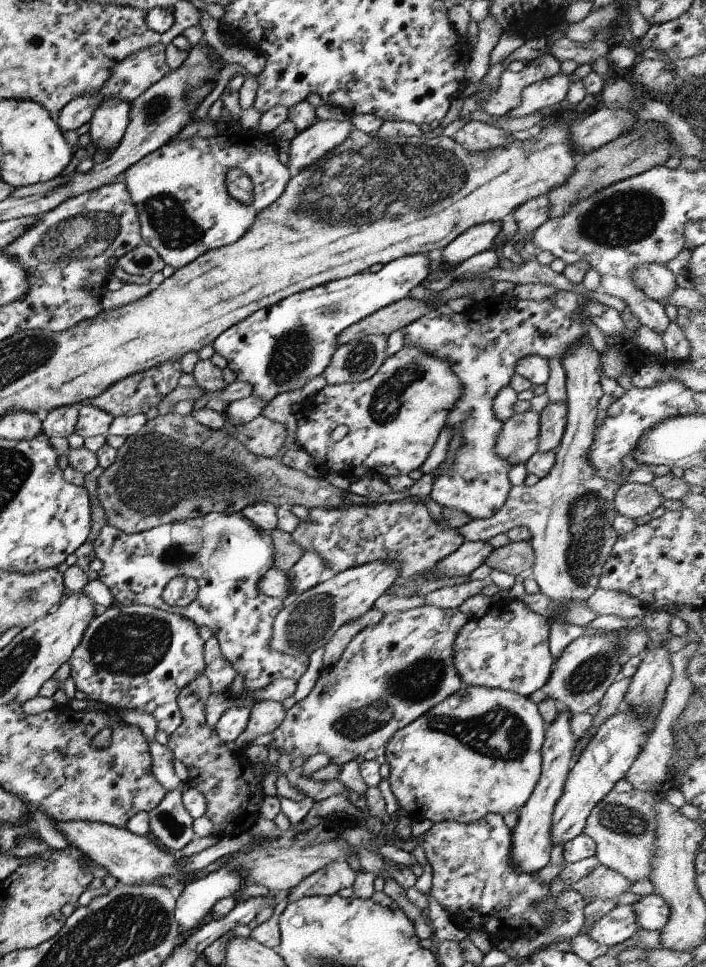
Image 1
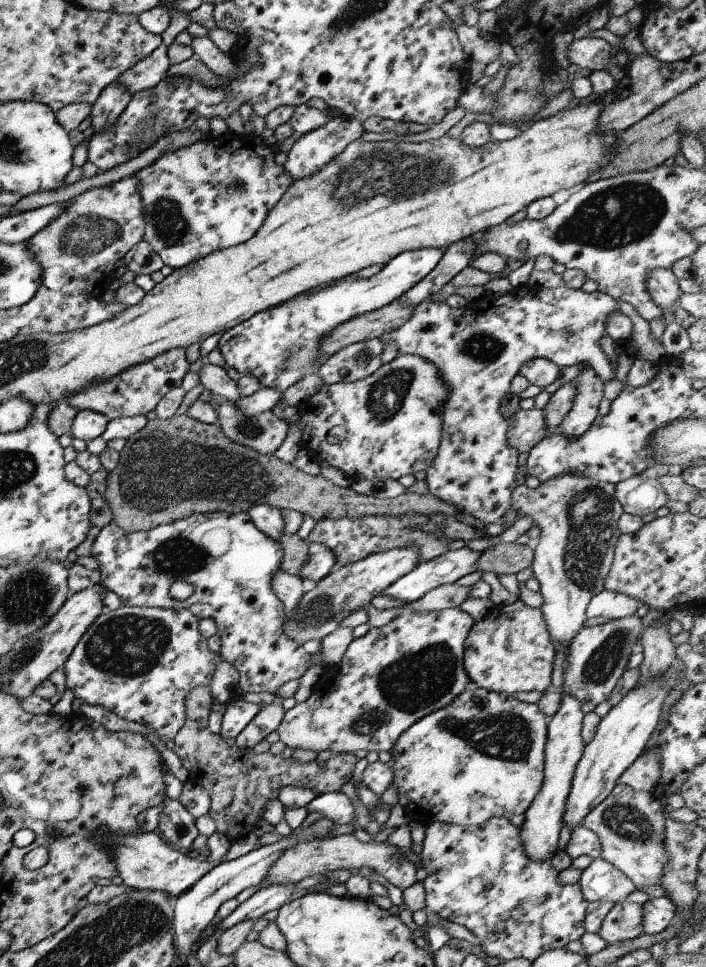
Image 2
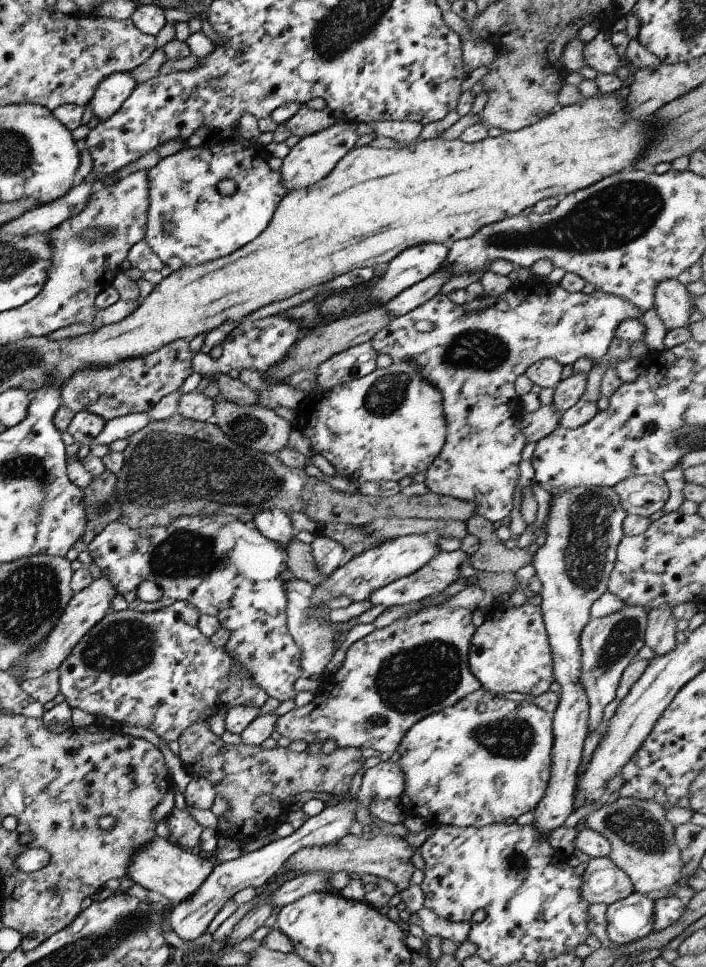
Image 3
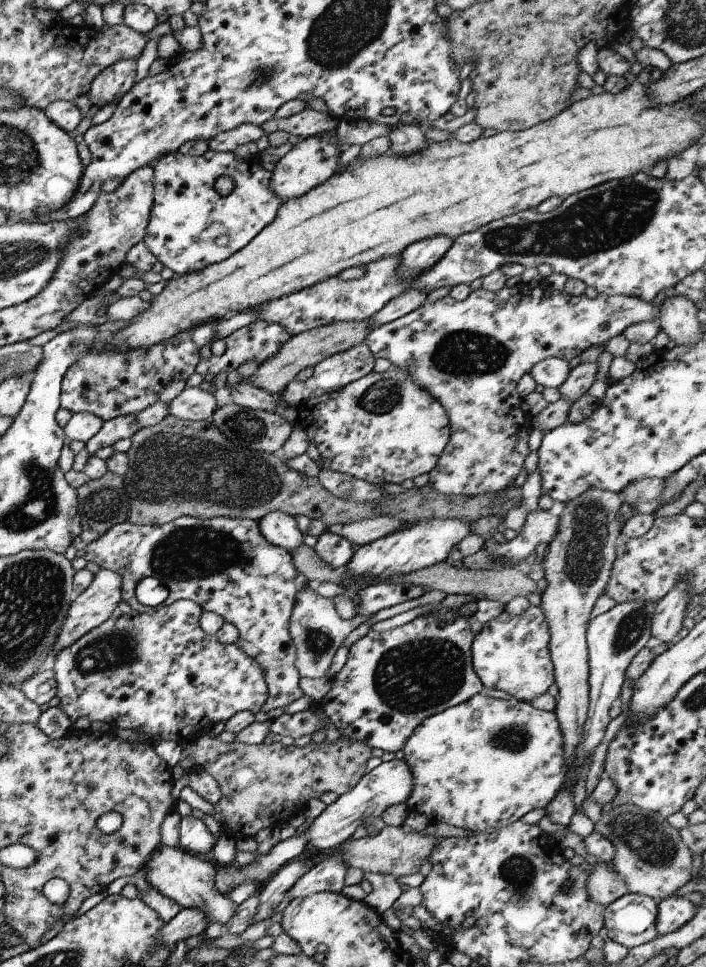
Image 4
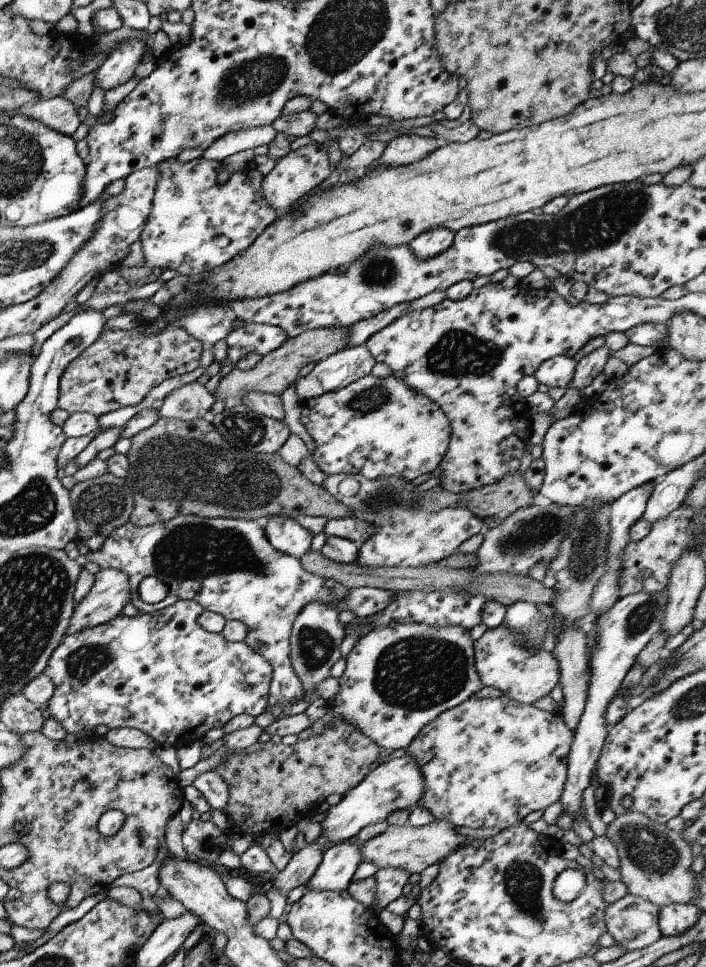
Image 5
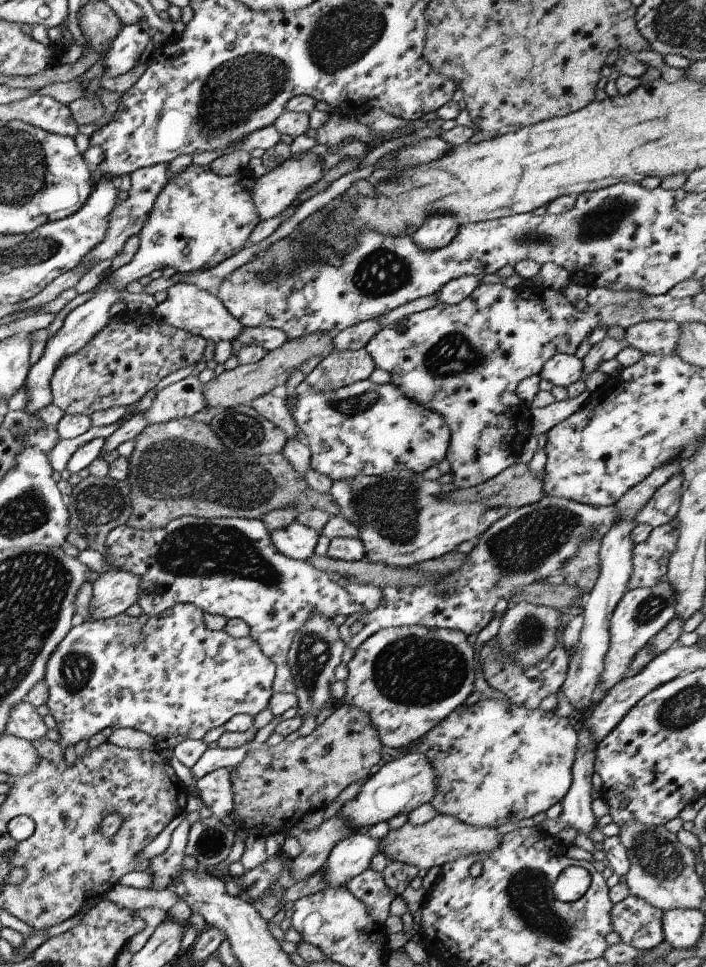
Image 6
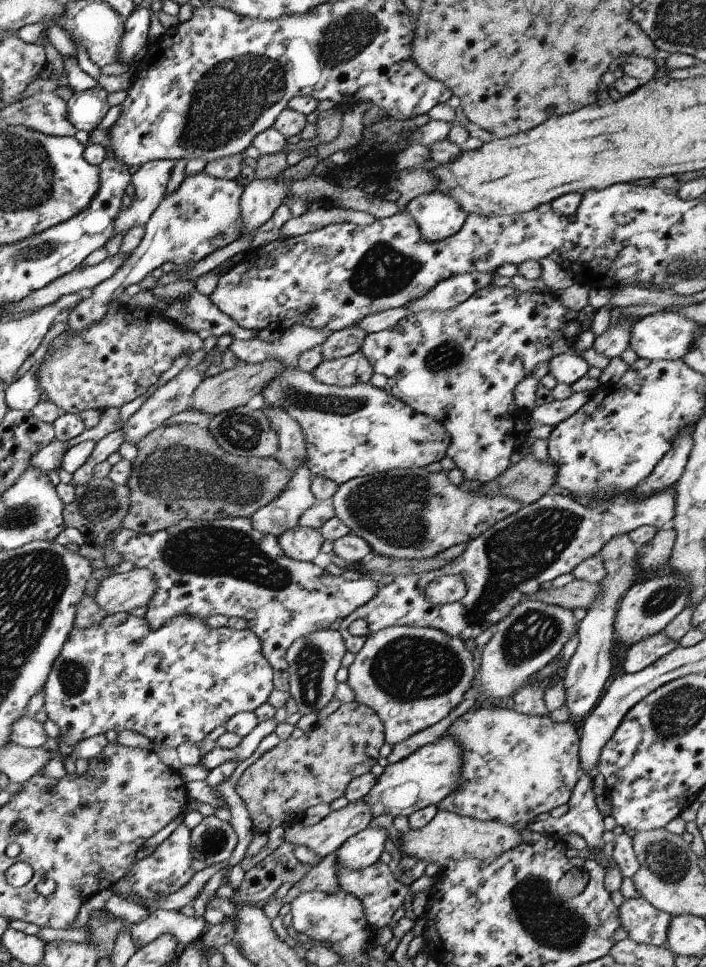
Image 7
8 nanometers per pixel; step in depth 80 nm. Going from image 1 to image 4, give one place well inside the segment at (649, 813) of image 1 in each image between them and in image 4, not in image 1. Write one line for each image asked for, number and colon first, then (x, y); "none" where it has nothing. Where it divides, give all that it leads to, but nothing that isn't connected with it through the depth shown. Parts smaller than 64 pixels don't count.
2: (630, 826)
3: (641, 843)
4: (649, 854)

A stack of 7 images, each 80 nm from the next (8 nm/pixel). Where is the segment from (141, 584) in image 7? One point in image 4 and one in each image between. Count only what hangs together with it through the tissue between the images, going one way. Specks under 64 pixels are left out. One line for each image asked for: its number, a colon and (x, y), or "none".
4: (98, 601)
5: (109, 592)
6: (113, 591)

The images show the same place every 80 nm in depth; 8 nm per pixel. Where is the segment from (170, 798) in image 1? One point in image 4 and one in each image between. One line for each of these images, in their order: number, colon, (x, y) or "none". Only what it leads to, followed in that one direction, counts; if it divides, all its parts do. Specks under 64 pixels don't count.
2: (176, 827)
3: (183, 830)
4: (192, 836)

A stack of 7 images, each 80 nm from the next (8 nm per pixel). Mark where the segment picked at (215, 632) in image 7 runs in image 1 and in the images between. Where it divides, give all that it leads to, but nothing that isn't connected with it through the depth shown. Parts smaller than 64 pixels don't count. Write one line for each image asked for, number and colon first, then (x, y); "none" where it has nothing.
1: (136, 656)
2: (139, 663)
3: (155, 670)
4: (157, 673)
5: (161, 673)
6: (170, 677)

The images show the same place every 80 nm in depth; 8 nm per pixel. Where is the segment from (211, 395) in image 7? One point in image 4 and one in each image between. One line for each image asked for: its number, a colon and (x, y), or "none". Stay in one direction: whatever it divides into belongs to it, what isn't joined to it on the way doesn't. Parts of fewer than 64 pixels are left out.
4: (305, 349)
5: (277, 369)
6: (239, 386)

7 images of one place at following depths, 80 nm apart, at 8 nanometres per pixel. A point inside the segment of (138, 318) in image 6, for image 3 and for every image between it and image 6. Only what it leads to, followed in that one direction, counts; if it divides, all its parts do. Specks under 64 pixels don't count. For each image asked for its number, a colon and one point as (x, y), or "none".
3: (134, 385)
4: (108, 384)
5: (118, 370)

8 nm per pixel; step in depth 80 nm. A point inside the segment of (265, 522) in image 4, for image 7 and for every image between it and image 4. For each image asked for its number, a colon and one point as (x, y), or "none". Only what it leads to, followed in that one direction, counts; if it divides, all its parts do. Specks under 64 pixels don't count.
5: (285, 534)
6: (294, 540)
7: (300, 543)

